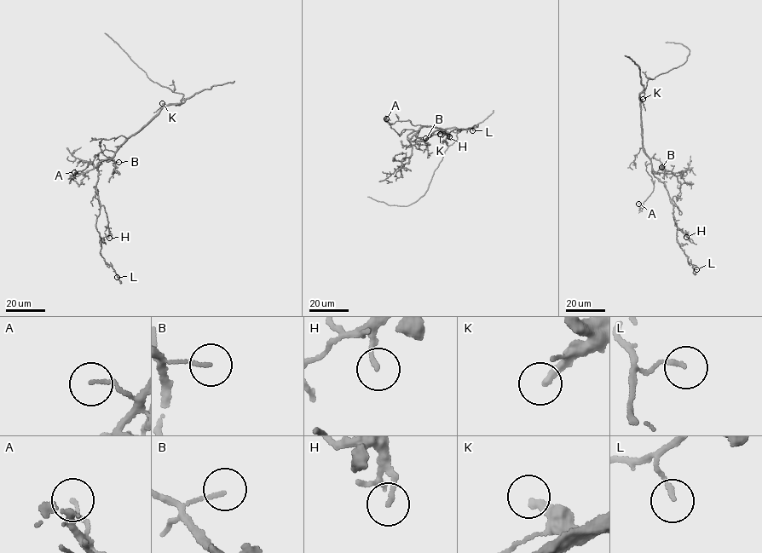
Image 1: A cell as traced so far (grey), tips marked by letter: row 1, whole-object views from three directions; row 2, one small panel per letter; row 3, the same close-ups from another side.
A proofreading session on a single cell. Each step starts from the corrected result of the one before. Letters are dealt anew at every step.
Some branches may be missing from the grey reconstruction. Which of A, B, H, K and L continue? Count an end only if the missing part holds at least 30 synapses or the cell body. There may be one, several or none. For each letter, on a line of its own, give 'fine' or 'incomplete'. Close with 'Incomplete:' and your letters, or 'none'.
A: fine
B: fine
H: fine
K: incomplete
L: fine
Incomplete: K

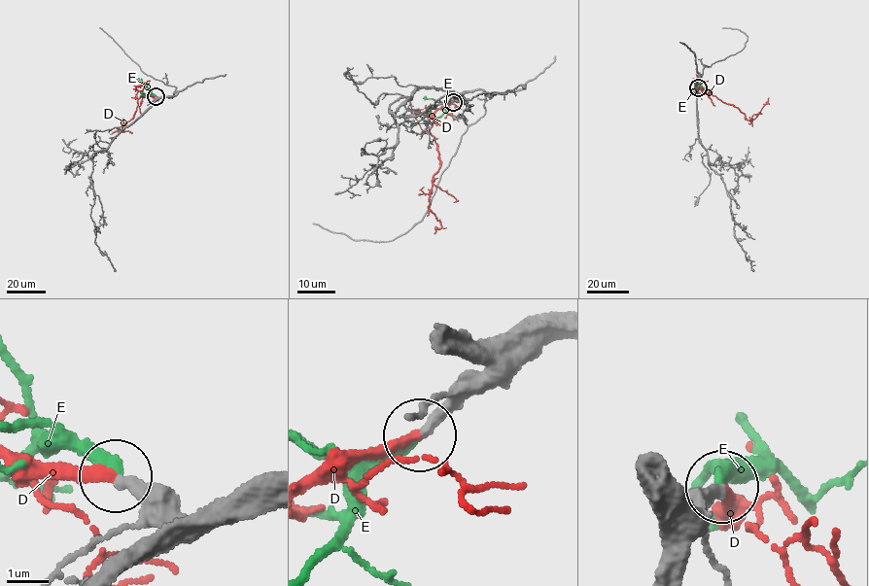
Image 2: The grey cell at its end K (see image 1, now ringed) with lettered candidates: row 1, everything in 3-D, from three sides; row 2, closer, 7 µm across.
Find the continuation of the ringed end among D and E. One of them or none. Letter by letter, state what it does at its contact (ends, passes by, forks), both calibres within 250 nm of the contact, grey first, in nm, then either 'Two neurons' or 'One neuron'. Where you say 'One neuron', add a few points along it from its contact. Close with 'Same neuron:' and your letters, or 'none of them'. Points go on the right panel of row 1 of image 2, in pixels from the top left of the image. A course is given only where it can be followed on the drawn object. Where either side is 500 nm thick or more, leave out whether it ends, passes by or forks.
D: It ends there. Thickness 300 nm (grey) against 260 nm. One neuron. Its course: (698, 87), (710, 90), (723, 102), (737, 107), (747, 120), (758, 115), (768, 98)
E: It ends there. Thickness 320 nm (grey) against 280 nm. Two neurons
Same neuron: D

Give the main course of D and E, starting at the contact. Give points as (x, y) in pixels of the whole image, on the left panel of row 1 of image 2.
D: (156, 96), (148, 93), (140, 97), (131, 119), (119, 131), (118, 128), (124, 123), (122, 119)
E: (156, 95), (135, 76)

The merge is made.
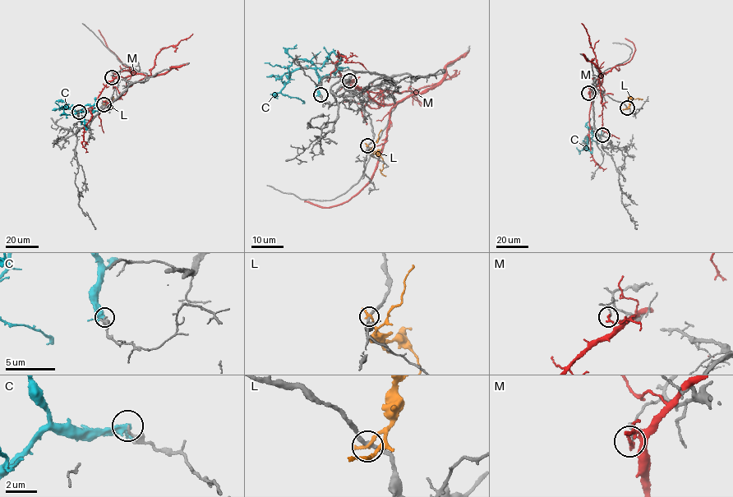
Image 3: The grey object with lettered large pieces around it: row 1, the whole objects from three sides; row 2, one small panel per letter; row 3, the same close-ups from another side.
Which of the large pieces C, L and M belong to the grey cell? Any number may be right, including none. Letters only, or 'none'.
none

